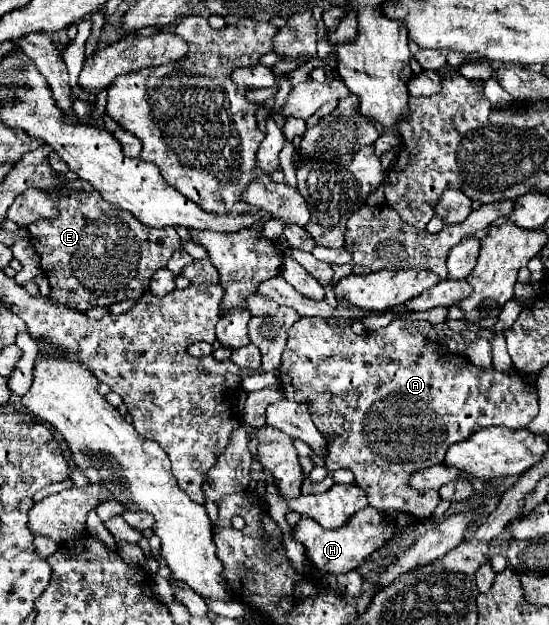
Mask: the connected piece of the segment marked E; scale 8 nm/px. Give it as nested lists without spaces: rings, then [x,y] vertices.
[[[54,188],[46,192],[58,204],[60,216],[54,220],[40,218],[28,226],[28,232],[36,252],[42,258],[40,260],[42,272],[50,280],[50,298],[58,300],[60,304],[68,304],[70,308],[76,310],[88,310],[94,306],[110,306],[126,298],[140,298],[142,294],[146,294],[154,272],[164,268],[170,256],[182,248],[180,236],[172,226],[148,228],[140,220],[136,220],[130,212],[124,212],[122,208],[104,202],[104,198],[96,190],[82,192],[70,188]]]

